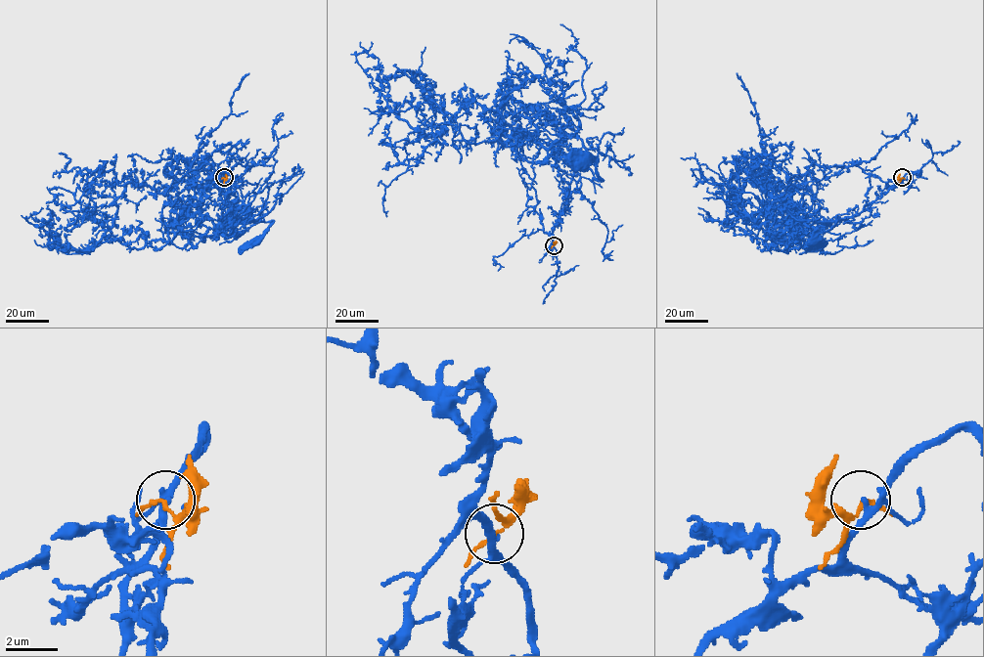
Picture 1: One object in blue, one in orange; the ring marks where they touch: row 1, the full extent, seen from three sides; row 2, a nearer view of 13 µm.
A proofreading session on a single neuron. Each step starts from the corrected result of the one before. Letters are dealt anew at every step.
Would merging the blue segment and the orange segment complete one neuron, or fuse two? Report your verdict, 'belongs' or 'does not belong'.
does not belong

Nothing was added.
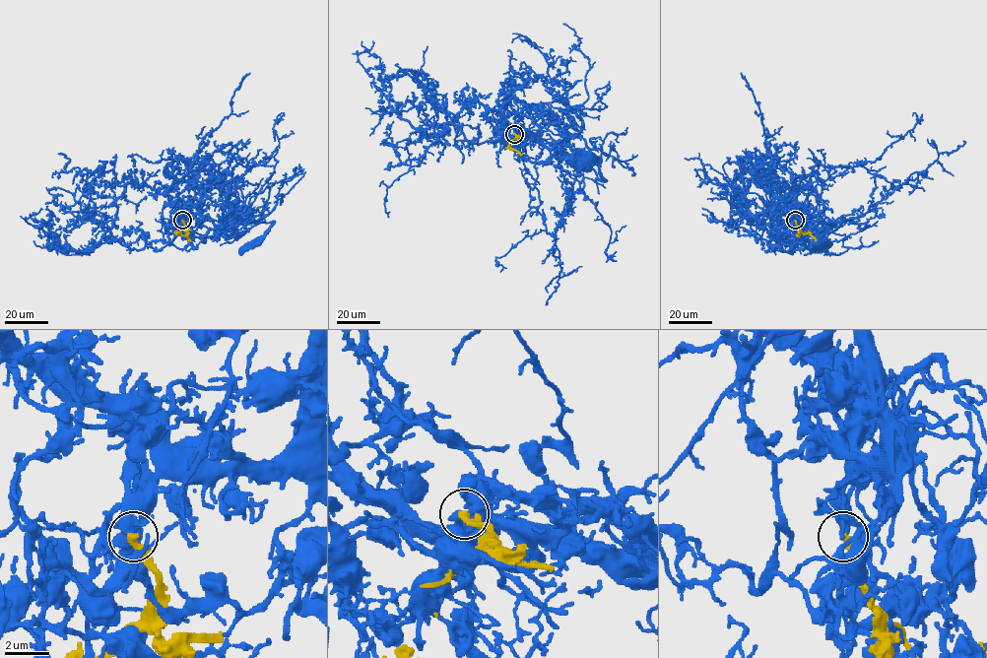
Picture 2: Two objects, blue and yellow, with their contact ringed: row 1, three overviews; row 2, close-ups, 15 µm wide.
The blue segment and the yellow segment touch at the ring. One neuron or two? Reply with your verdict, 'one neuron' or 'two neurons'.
two neurons

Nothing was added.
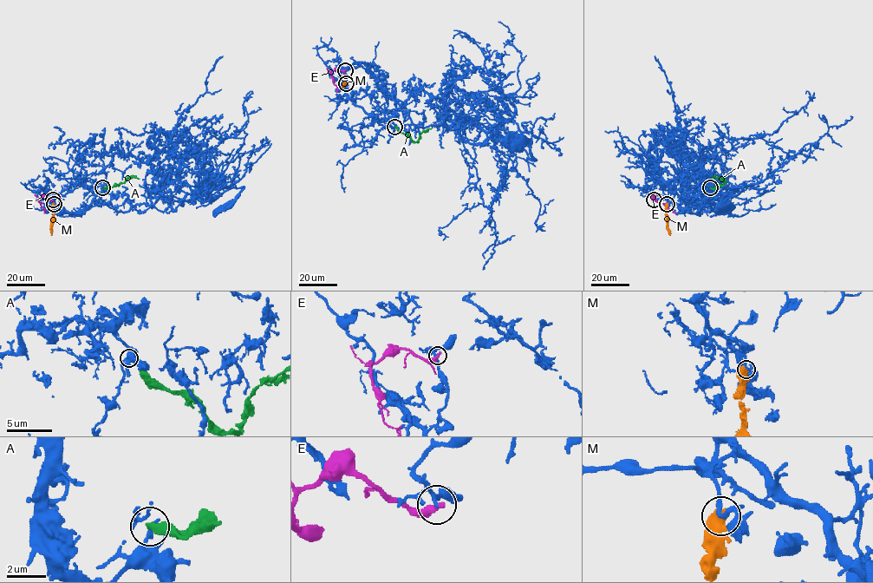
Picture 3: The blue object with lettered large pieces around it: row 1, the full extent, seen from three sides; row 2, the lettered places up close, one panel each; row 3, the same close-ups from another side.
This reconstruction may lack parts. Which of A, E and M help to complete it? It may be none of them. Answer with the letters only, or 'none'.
none

